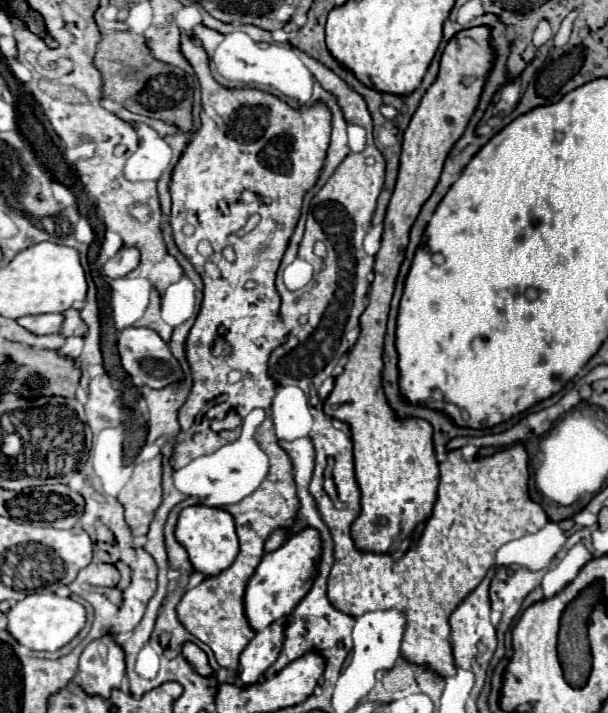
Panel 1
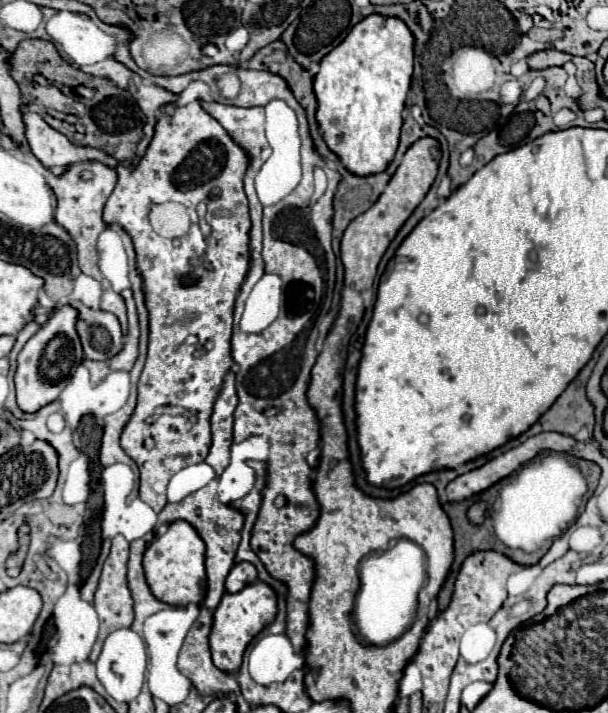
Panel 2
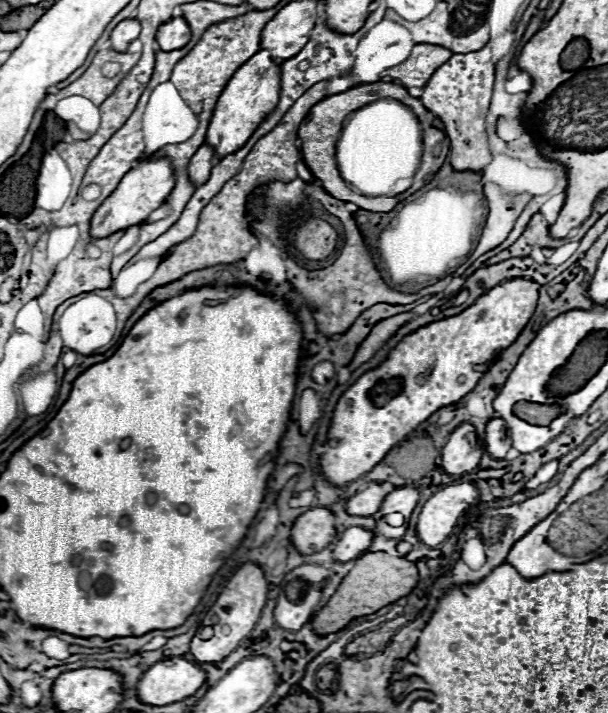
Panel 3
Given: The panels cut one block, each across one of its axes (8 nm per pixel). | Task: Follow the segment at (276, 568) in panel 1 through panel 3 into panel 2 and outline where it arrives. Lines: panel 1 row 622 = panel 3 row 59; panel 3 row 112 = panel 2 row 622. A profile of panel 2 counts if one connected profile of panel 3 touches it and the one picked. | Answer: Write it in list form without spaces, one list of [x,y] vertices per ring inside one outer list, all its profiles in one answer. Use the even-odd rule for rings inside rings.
[[[254,582],[236,594],[224,594],[214,612],[214,624],[208,638],[212,662],[216,664],[216,668],[228,674],[236,674],[242,664],[242,654],[246,646],[266,624],[274,620],[274,616],[276,616],[276,592],[264,582]]]

